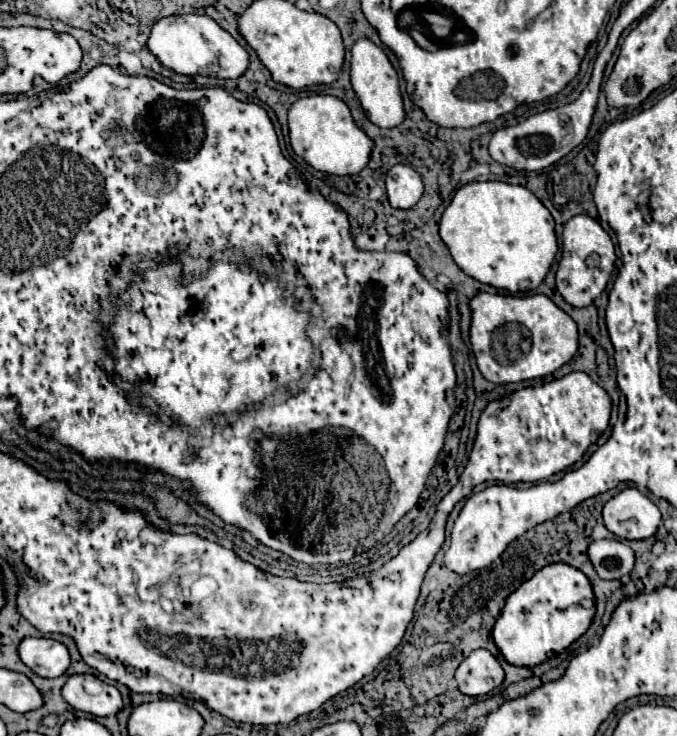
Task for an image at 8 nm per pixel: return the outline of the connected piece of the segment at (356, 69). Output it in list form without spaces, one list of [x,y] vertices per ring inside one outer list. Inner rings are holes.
[[[362,38],[354,42],[352,46],[352,60],[350,60],[350,82],[352,88],[368,116],[368,120],[380,128],[394,128],[404,120],[404,108],[402,108],[402,96],[398,88],[398,74],[394,66],[390,64],[388,56],[382,48],[378,48],[374,42]]]

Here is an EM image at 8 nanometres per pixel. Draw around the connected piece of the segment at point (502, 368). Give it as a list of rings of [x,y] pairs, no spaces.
[[[478,292],[470,298],[470,344],[480,374],[494,384],[542,378],[566,364],[578,350],[574,320],[548,296],[504,296]]]

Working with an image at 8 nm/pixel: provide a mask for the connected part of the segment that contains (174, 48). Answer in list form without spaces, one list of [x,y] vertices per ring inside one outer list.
[[[168,16],[160,18],[148,36],[148,50],[160,60],[160,64],[176,74],[202,74],[212,78],[238,78],[248,68],[246,50],[212,18],[208,16]]]

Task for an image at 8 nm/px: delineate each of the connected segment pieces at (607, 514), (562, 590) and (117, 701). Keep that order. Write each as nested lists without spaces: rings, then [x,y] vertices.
[[[634,486],[610,498],[604,504],[602,516],[606,528],[626,540],[650,538],[660,524],[658,506]]]
[[[548,564],[508,598],[492,628],[492,638],[504,660],[514,666],[536,666],[580,638],[594,618],[594,594],[590,580],[568,564]]]
[[[74,674],[62,686],[64,700],[82,712],[94,716],[112,716],[122,710],[120,692],[92,674]]]

